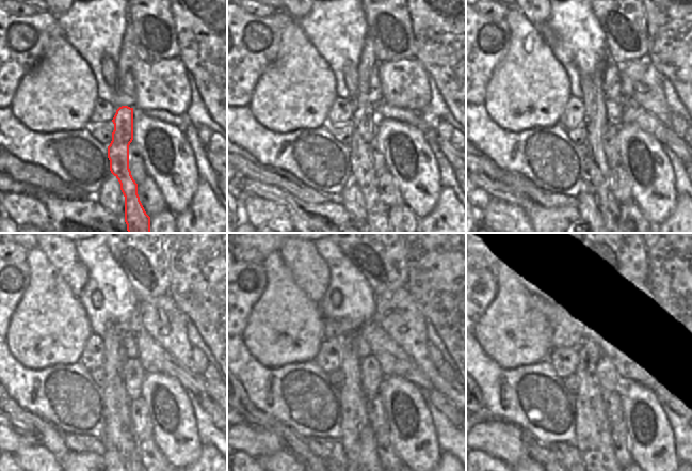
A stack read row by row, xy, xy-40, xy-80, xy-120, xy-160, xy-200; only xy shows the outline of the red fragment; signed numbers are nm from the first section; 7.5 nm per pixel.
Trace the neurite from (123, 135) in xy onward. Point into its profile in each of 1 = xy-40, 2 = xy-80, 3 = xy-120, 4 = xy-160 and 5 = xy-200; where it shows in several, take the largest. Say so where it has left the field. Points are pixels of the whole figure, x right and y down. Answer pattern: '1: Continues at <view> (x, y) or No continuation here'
1: Continues at xy-40 (364, 132)
2: Continues at xy-80 (597, 171)
3: Continues at xy-120 (122, 437)
4: Continues at xy-160 (360, 443)
5: Continues at xy-200 (598, 442).

